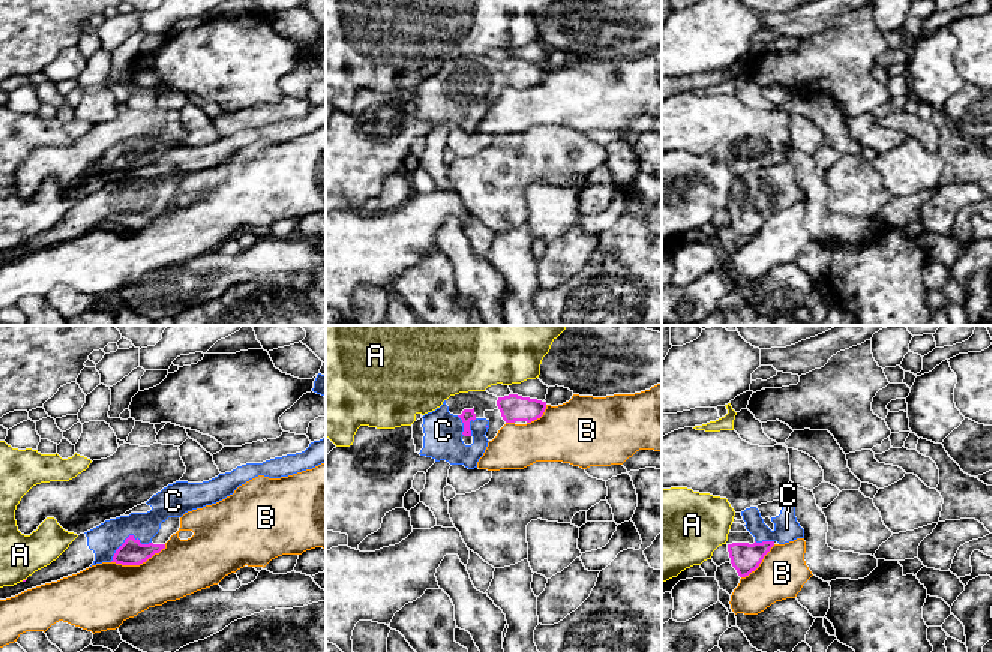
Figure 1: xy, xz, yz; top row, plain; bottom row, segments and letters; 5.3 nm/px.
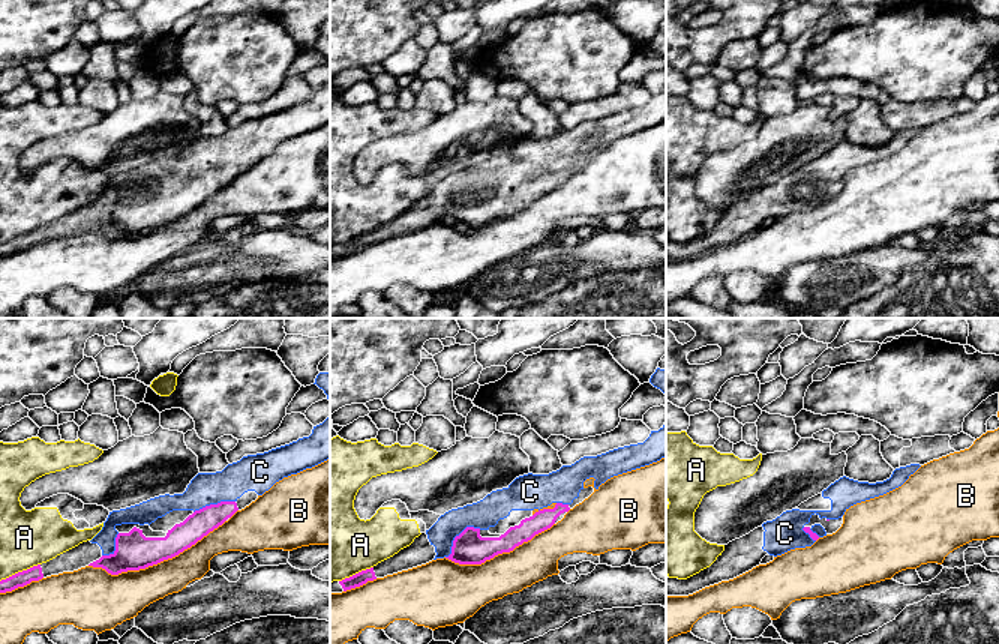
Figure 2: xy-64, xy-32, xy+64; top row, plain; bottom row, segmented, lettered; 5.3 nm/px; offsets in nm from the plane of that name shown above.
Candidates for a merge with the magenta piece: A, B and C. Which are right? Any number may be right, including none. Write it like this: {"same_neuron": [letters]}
{"same_neuron": ["C"]}

